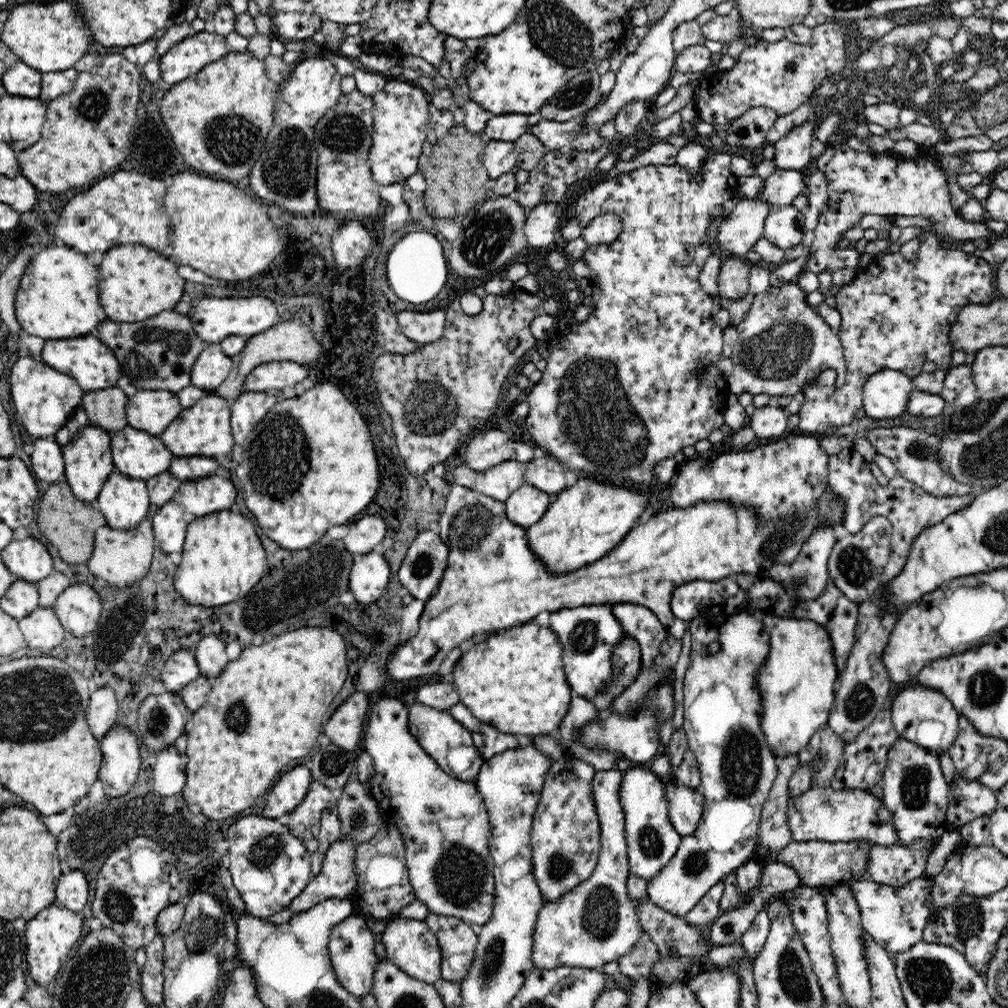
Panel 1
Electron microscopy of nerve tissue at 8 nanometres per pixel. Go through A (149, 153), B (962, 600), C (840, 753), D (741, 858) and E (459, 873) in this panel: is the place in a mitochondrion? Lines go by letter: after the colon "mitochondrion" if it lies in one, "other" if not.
A: other
B: other
C: other
D: other
E: mitochondrion

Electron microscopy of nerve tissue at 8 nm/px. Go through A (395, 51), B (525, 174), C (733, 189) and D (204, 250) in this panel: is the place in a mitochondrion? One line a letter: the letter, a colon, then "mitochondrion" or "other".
A: other
B: other
C: other
D: other

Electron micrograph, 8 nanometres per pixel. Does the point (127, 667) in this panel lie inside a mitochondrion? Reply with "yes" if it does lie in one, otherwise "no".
no

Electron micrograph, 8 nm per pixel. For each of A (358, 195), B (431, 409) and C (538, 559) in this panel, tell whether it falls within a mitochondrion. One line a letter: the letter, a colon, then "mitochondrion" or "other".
A: other
B: mitochondrion
C: other

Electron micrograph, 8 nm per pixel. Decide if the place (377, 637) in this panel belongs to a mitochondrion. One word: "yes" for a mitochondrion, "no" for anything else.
no

